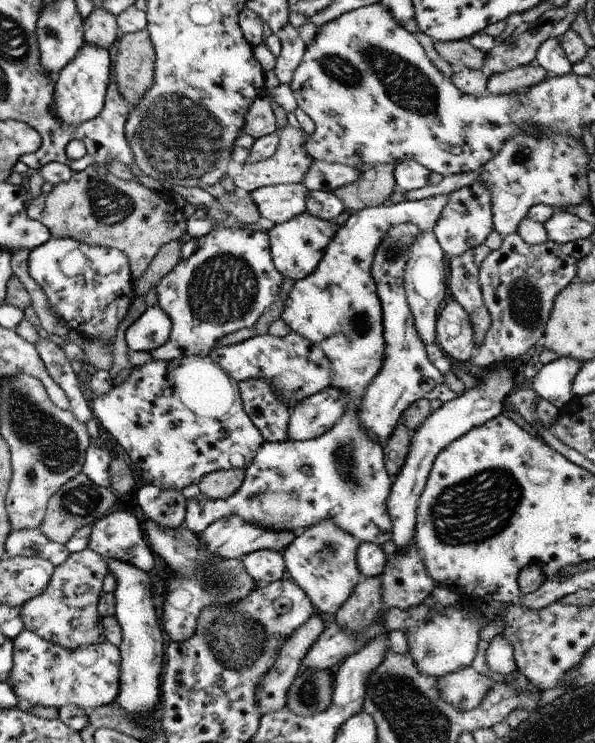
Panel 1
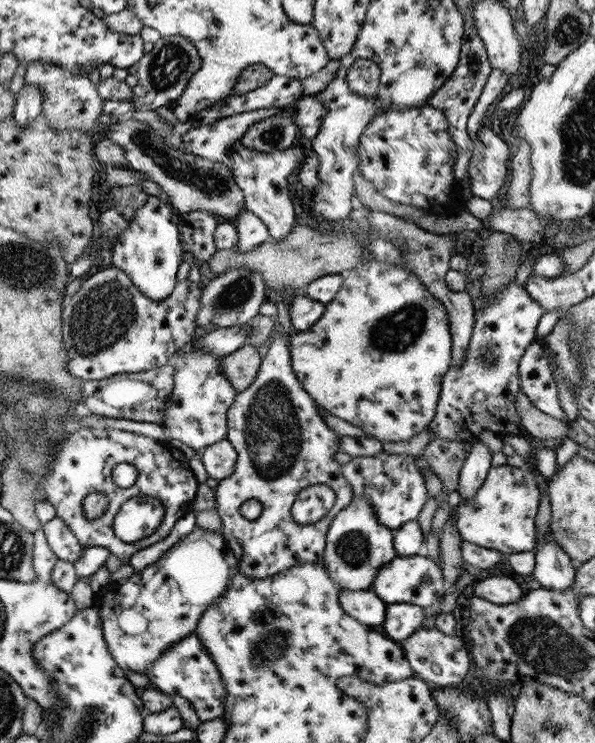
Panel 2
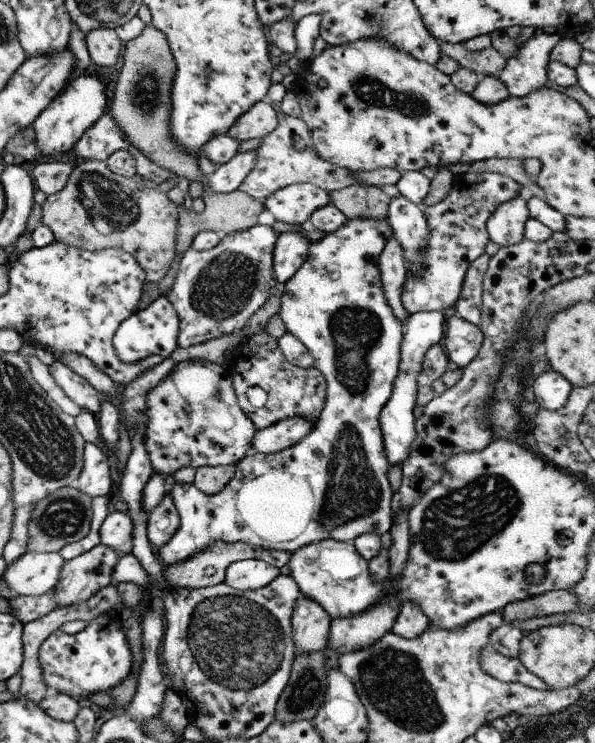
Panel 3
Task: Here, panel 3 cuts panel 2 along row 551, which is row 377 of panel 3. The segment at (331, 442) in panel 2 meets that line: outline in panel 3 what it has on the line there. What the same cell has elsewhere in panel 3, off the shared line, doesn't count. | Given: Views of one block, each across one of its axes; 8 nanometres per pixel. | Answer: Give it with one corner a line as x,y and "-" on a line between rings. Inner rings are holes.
257,332
248,339
241,338
232,356
228,356
228,364
225,368
231,377
230,386
236,396
237,404
256,430
267,428
293,416
313,421
318,419
317,416
323,408
326,397
323,375
315,367
302,369
289,364
273,337
-
251,386
259,386
266,394
265,403
259,408
251,406
245,397
245,389

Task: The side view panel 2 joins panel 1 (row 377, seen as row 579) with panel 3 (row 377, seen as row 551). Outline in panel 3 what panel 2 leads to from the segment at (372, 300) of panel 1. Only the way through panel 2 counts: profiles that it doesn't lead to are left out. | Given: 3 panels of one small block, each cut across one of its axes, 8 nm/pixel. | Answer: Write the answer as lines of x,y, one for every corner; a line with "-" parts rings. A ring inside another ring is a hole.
353,218
346,219
343,226
339,226
335,232
324,235
321,239
314,242
311,241
307,258
303,260
303,264
299,266
299,270
289,277
280,287
281,294
279,298
279,313
278,316
282,320
287,333
292,334
313,357
315,362
314,367
321,372
326,384
326,397
323,408
314,421
311,432
302,438
297,444
275,452
273,454
261,454
261,452
250,451
245,458
241,458
239,462
234,464
233,478
227,481
221,492
217,494
206,495
199,492
192,484
177,484
170,483
168,494
175,504
179,518
179,526
173,533
173,536
163,545
156,548
156,553
159,556
159,561
162,566
171,566
177,562
183,562
187,558
191,558
193,554
197,554
199,550
209,548
213,542
227,542
233,544
235,542
243,542
251,547
259,547
267,550
283,550
288,553
295,552
297,548
305,546
309,543
319,542
319,540
337,540
348,541
361,536
361,534
378,534
388,532
392,524
391,516
391,499
393,498
392,489
389,486
387,471
388,462
385,458
385,450
383,450
383,438
381,438
381,430
379,428
379,412
385,406
389,396
393,379
397,376
397,369
400,359
400,346
402,341
403,327
399,322
385,296
381,290
381,280
379,280
378,256
381,254
386,240
392,236
392,230
387,224
386,218

